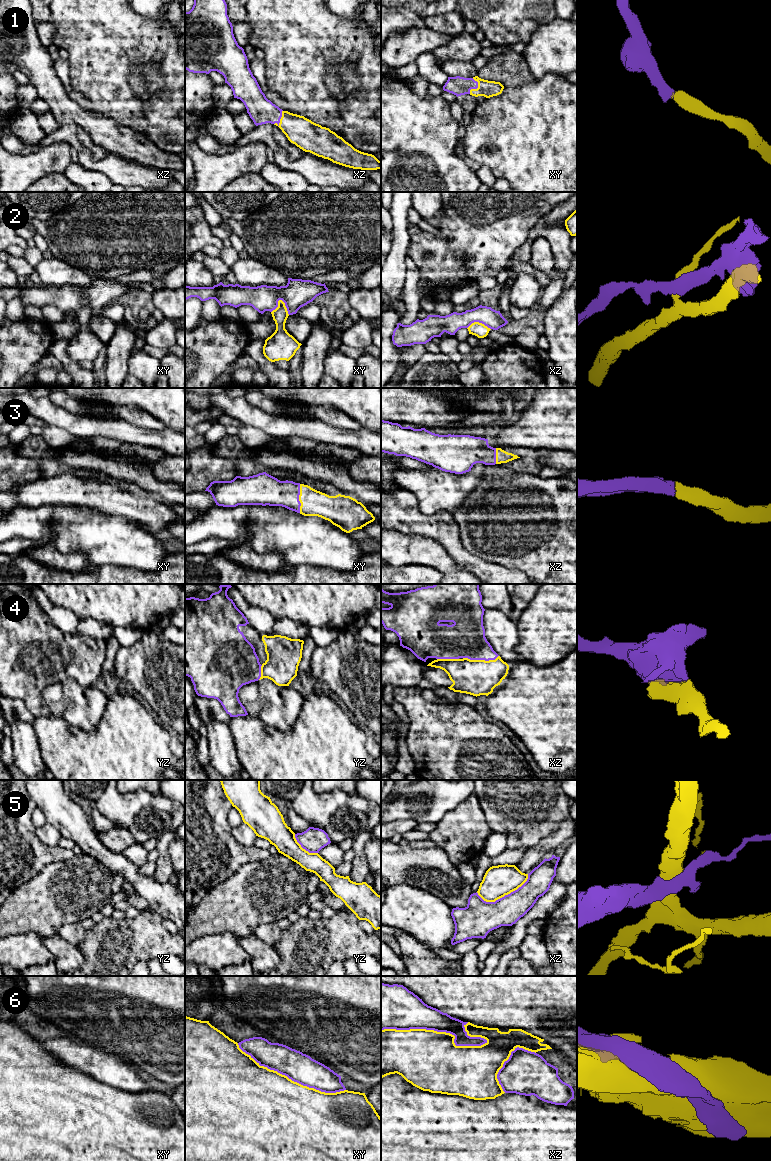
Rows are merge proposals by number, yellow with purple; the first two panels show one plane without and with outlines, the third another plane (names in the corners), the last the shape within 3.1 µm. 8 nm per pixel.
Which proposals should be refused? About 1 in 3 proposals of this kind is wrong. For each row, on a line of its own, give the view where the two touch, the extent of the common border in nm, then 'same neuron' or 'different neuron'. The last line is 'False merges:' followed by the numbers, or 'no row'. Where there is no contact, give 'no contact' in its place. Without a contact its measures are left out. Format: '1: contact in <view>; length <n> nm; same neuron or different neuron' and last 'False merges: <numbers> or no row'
1: contact in xy; length 130 nm; same neuron
2: contact in xy; length 150 nm; different neuron
3: contact in xy; length 240 nm; same neuron
4: contact in xz; length 280 nm; same neuron
5: contact in xz; length 440 nm; different neuron
6: contact in xz; length 850 nm; different neuron
False merges: 2, 5, 6

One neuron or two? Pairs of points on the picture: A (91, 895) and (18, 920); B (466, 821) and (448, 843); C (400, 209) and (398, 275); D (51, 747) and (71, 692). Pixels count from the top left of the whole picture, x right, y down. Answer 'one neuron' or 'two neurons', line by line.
A: one neuron
B: one neuron
C: one neuron
D: two neurons

